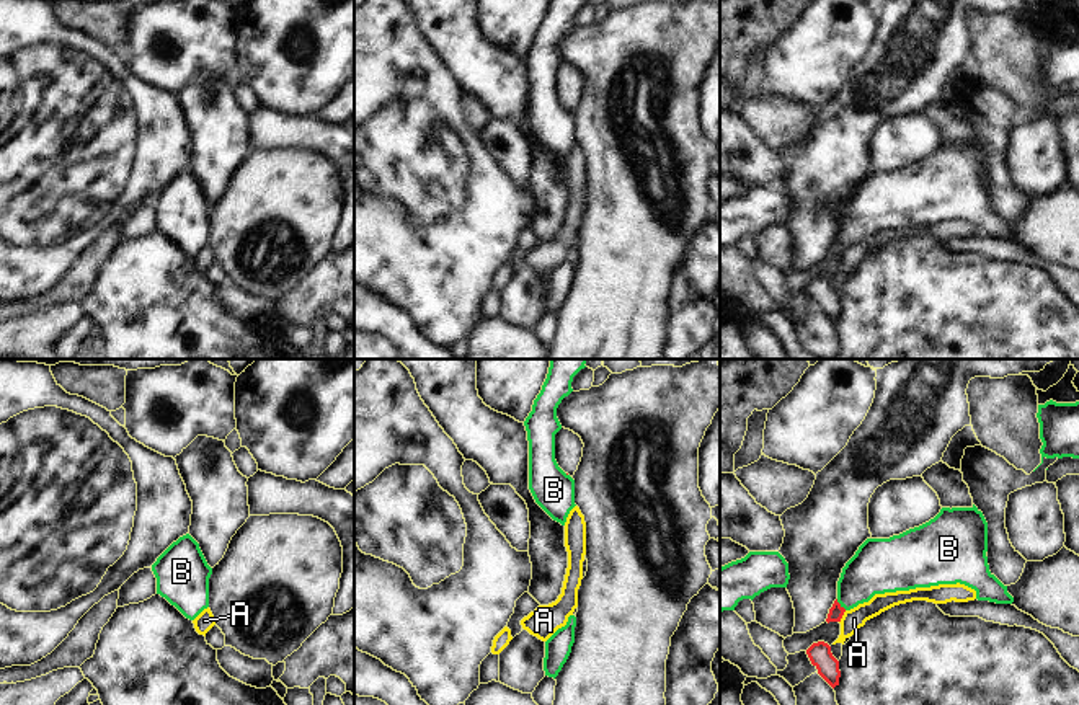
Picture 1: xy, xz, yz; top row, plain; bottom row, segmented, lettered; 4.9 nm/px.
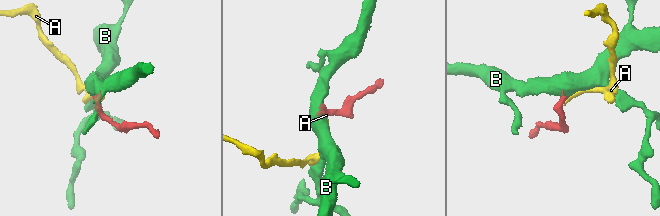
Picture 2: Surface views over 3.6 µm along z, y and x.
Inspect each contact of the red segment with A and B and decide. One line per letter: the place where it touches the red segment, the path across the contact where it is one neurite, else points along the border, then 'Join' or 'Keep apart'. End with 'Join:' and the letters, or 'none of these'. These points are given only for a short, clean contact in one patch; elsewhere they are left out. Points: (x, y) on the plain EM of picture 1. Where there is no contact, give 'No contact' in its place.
A: Touches red at yz (841, 252). Boundary: yz (846, 245), (839, 257). Keep apart
B: Touches red at yz (839, 239). Path across: yz (836, 247), (839, 239), (875, 203). Join
Join: B.

